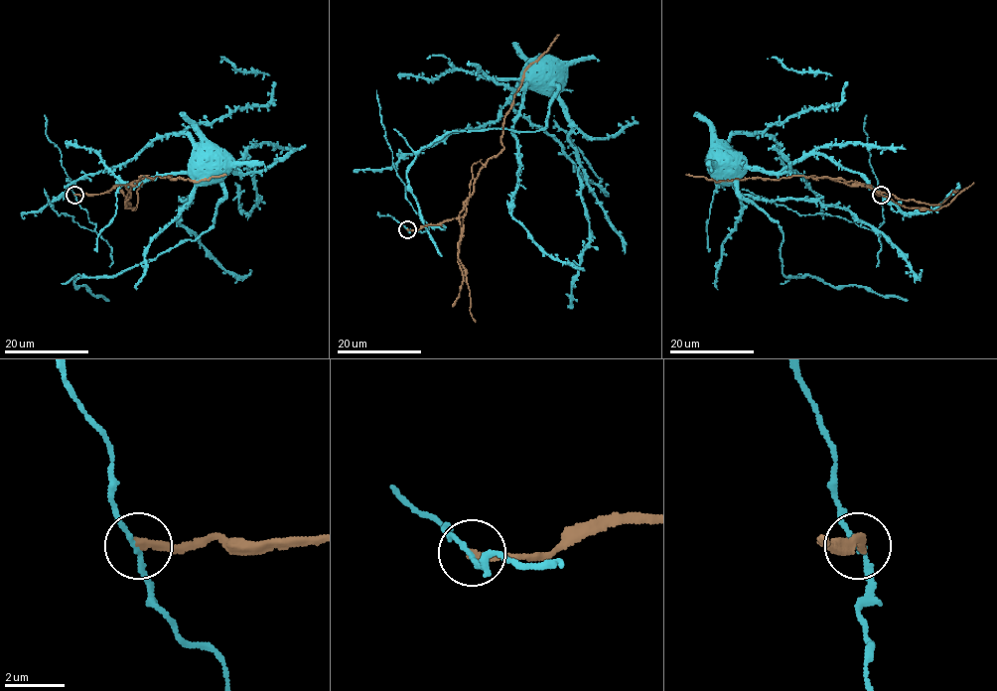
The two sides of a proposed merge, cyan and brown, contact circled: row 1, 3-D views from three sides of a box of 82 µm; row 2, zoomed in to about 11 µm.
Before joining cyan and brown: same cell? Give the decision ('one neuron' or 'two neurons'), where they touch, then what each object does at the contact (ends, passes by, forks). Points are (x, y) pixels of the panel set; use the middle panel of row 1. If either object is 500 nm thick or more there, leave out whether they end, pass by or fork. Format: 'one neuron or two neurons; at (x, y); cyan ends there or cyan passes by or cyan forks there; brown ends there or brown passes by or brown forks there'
two neurons; at (407, 229); cyan passes by; brown ends there

